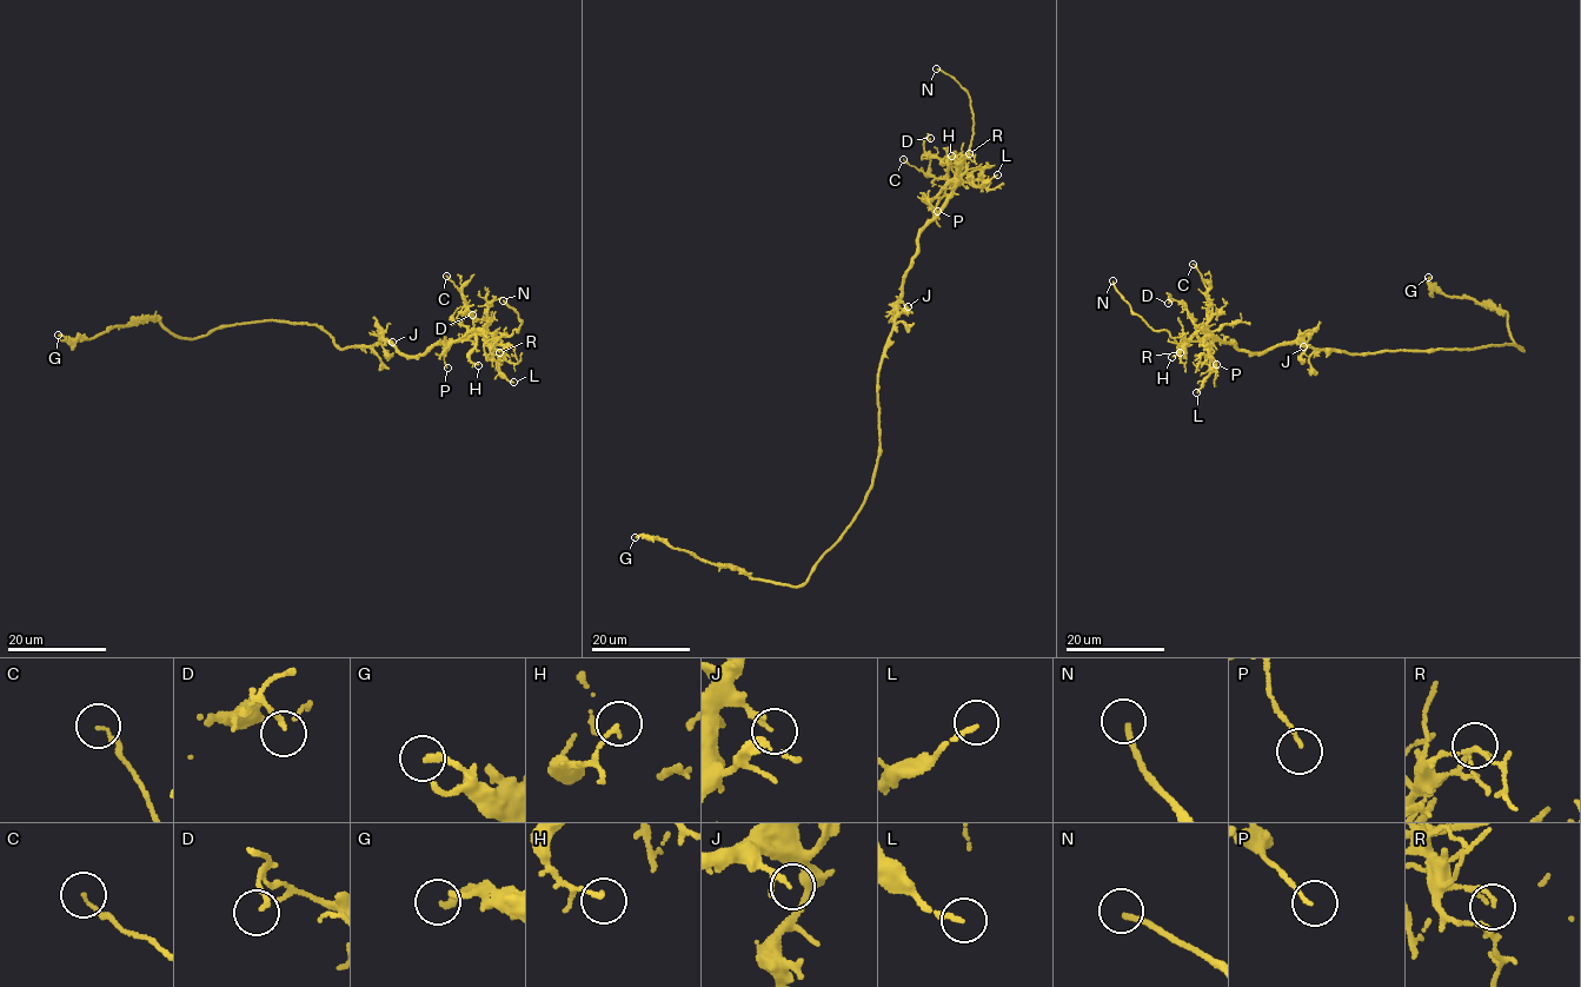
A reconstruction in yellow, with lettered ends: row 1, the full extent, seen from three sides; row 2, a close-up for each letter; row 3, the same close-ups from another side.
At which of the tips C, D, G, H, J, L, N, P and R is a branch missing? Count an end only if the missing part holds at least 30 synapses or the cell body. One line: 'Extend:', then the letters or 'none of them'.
Extend: N

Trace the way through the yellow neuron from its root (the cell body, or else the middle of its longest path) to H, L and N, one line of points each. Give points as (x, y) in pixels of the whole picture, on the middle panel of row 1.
H: (879, 404), (877, 375), (902, 277), (921, 232), (954, 186), (942, 163), (951, 156)
L: (879, 404), (878, 371), (899, 303), (902, 277), (917, 247), (917, 238), (964, 173), (980, 187), (997, 174)
N: (879, 404), (877, 375), (902, 277), (921, 232), (958, 177), (972, 132), (970, 97), (936, 68)

